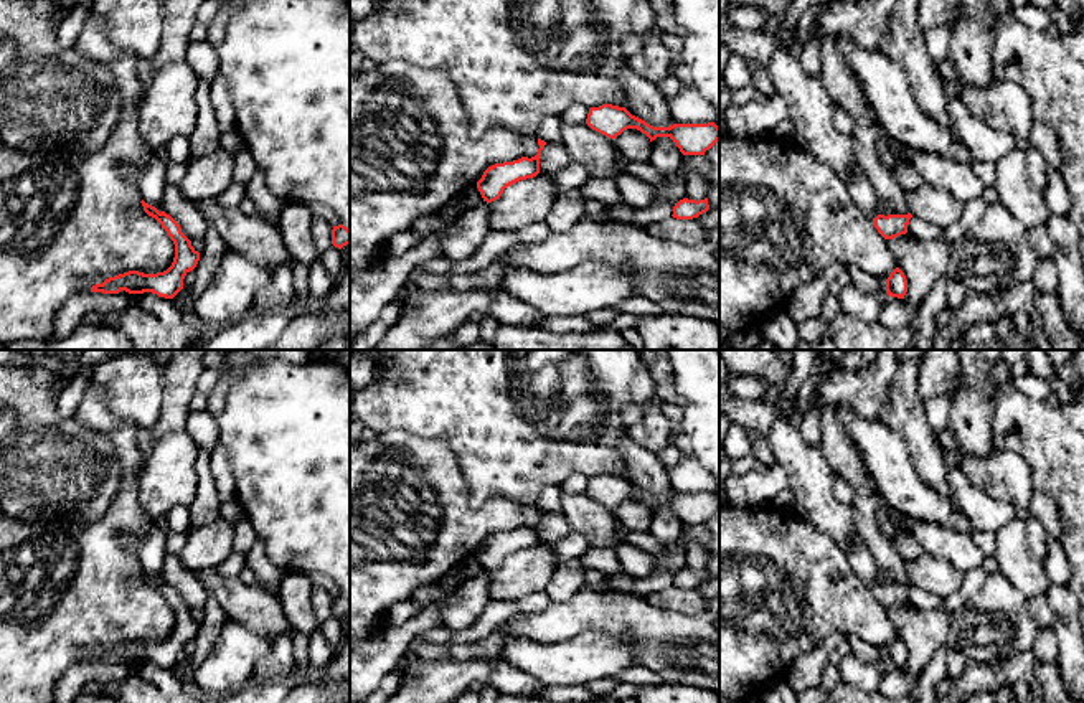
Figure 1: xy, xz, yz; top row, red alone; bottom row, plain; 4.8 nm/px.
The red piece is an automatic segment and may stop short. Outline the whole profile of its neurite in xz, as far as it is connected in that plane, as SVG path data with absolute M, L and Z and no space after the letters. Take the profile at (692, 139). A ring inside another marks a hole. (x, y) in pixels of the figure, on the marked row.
M612 104L591 107L586 124L612 140L627 129L640 130L650 142L657 137L670 137L683 155L705 155L719 140L719 127L714 122L653 127L632 116L625 107Z

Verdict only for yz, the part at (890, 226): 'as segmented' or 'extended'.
as segmented

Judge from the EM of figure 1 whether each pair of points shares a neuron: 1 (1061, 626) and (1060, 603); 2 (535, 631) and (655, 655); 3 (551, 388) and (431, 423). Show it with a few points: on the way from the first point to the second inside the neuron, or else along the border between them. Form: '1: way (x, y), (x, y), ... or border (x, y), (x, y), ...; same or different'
1: way (1061, 621), (1061, 608); same
2: way (565, 621), (621, 619), (627, 626); same
3: way (522, 388), (510, 398), (461, 398); same

